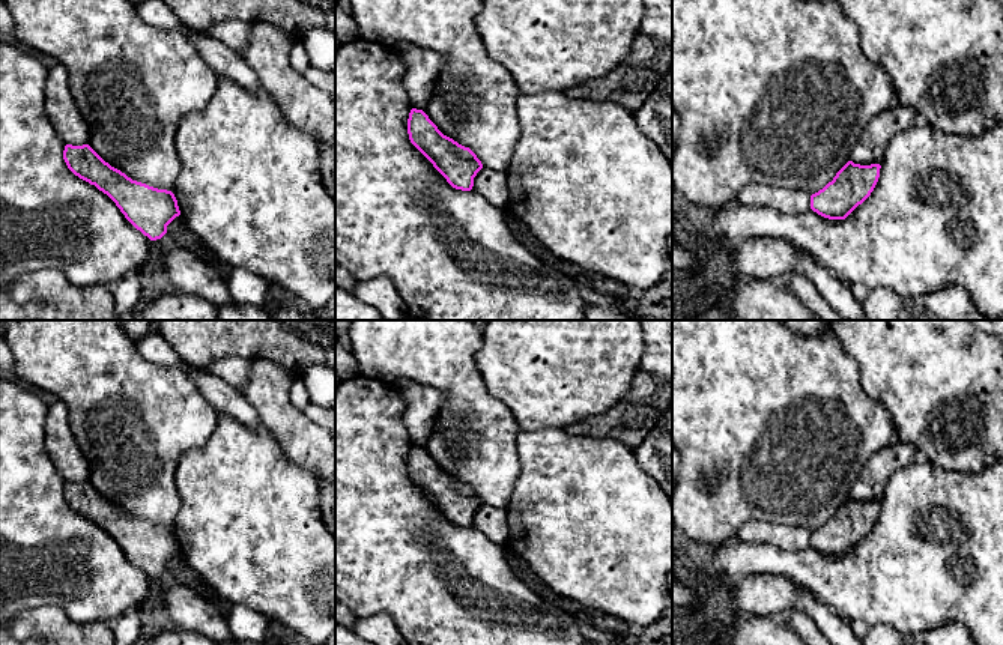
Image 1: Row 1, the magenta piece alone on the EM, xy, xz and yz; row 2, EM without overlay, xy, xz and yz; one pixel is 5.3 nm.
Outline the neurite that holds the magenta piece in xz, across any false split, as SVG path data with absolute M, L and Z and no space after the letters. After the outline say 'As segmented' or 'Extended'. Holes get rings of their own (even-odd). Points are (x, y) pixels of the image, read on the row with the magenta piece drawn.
M412 108L408 119L411 143L433 164L447 182L462 191L471 191L474 177L483 168L469 149L444 135L423 110Z. As segmented

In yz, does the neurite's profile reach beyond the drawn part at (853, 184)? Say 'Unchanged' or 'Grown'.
Unchanged

